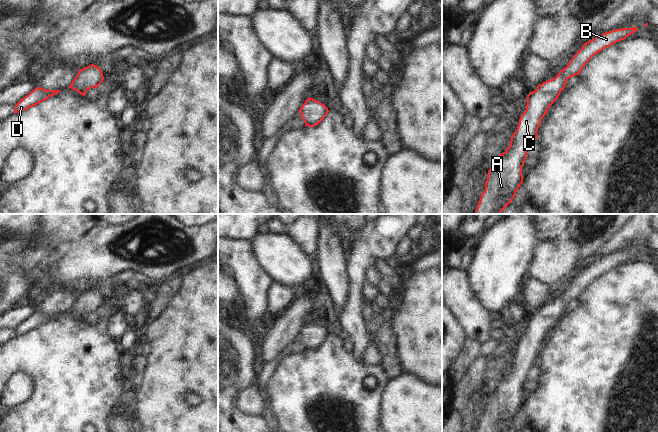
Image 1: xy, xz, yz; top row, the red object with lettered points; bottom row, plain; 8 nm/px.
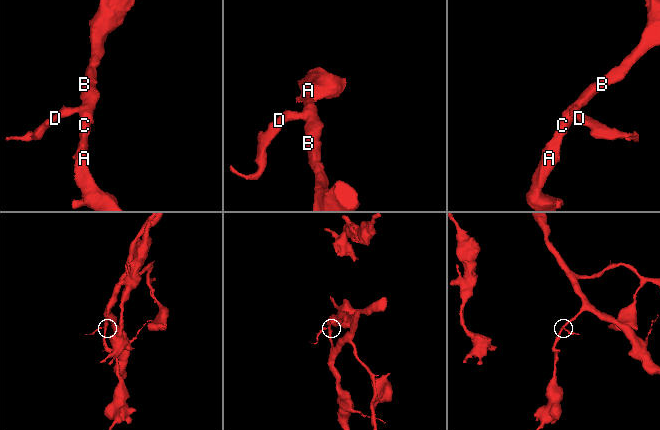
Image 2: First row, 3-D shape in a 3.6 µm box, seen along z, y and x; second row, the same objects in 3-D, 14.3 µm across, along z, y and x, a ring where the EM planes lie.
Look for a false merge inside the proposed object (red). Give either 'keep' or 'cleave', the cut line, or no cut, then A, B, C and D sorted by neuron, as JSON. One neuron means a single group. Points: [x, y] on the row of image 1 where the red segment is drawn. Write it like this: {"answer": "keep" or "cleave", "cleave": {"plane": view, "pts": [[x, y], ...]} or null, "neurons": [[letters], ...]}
{"answer": "keep", "cleave": null, "neurons": [["A", "B", "C", "D"]]}

